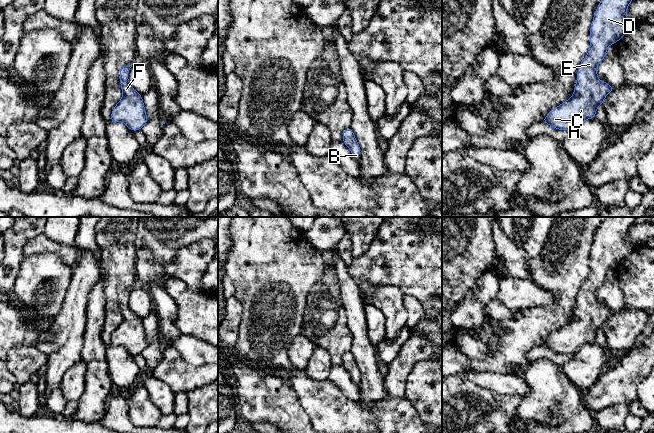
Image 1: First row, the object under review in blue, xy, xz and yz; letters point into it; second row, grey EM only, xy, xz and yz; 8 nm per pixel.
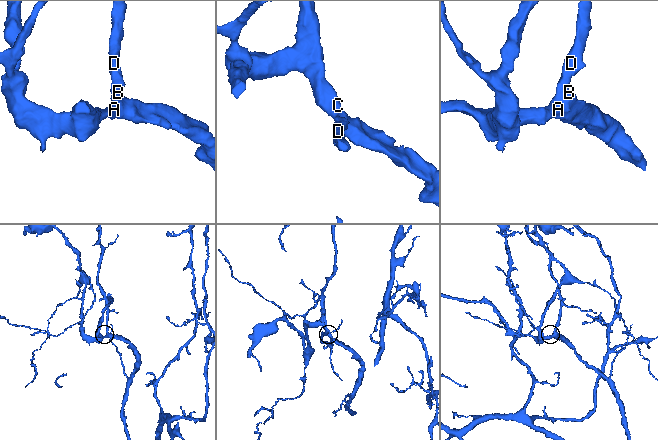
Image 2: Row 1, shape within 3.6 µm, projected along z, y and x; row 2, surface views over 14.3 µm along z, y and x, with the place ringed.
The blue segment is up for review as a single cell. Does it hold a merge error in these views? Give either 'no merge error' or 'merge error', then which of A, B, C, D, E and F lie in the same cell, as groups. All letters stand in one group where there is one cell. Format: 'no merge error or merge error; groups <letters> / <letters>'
no merge error; groups A B C D E F

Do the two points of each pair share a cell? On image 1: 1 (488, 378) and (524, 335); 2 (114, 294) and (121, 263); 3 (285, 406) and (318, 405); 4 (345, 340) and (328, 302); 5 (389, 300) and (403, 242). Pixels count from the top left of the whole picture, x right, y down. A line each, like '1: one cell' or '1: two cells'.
1: two cells
2: one cell
3: two cells
4: one cell
5: two cells

